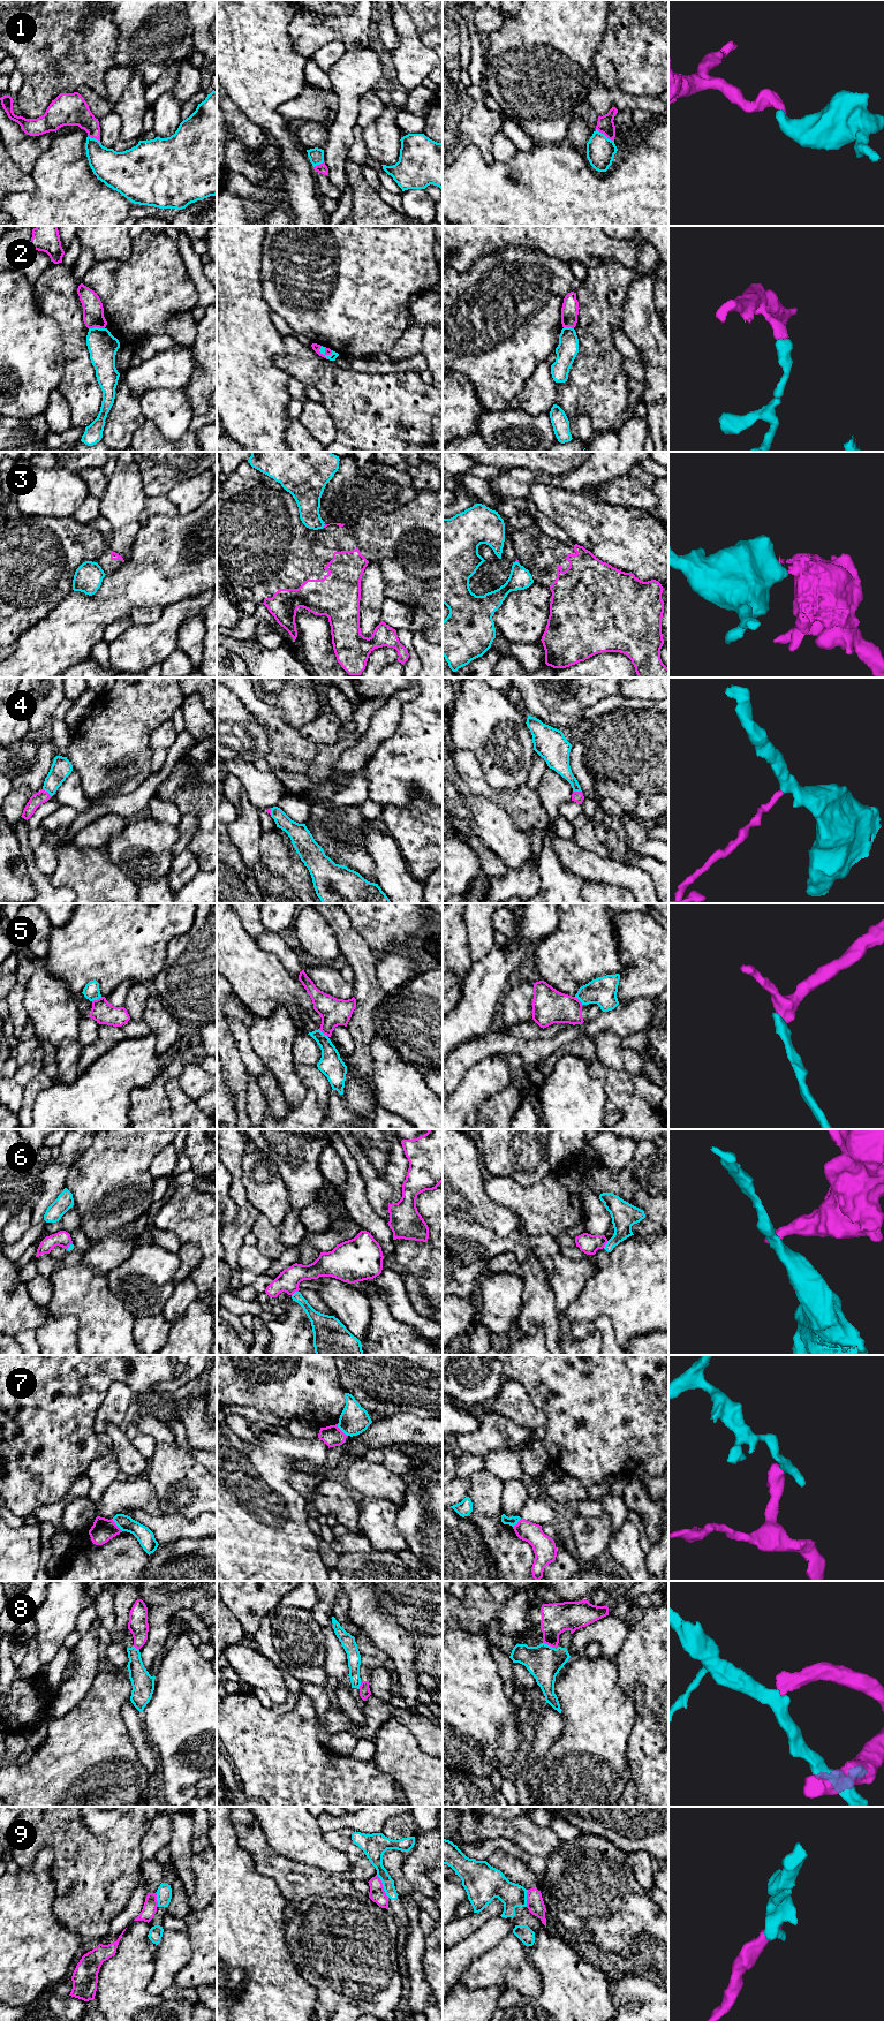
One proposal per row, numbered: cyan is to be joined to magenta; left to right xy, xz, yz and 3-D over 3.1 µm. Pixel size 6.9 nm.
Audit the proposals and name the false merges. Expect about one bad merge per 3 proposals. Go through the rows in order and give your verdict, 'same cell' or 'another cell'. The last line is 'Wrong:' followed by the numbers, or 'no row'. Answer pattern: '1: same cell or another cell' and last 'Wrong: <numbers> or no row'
1: same cell
2: another cell
3: another cell
4: another cell
5: another cell
6: another cell
7: another cell
8: another cell
9: another cell
Wrong: 2, 3, 4, 5, 6, 7, 8, 9

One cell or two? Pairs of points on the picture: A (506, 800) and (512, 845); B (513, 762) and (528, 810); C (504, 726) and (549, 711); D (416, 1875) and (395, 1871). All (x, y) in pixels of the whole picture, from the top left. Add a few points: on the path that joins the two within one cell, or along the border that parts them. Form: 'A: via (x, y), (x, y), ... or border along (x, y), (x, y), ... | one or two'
A: border along (488, 797), (497, 803), (514, 824), (527, 834) | two
B: border along (526, 781), (514, 789), (493, 788) | two
C: border along (520, 706), (529, 714) | two
D: border along (407, 1852), (402, 1874), (415, 1889) | two

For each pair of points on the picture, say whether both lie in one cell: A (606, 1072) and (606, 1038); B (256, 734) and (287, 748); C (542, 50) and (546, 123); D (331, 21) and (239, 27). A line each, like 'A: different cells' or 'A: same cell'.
A: different cells
B: different cells
C: same cell
D: different cells

